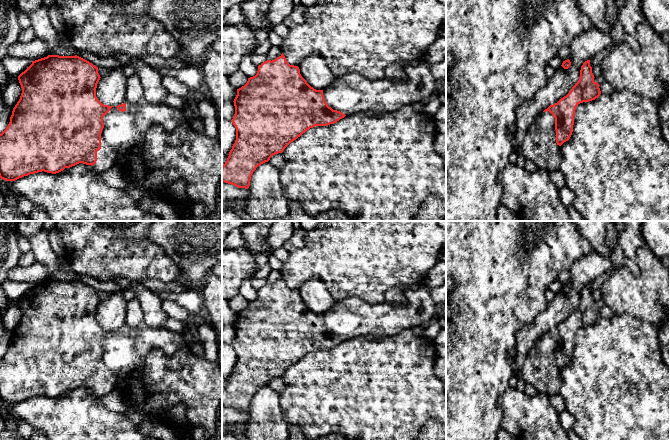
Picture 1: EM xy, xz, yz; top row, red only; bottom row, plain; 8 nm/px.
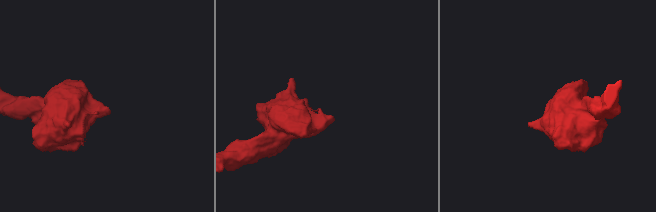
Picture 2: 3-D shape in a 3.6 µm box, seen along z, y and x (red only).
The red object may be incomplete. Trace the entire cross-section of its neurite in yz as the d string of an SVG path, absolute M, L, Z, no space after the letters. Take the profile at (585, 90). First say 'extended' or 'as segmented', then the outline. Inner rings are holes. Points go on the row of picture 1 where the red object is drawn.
extended; M587 60L581 66L578 82L569 93L545 109L530 126L521 146L526 159L548 172L560 169L561 145L572 135L576 107L601 94L600 85L594 78L590 60Z

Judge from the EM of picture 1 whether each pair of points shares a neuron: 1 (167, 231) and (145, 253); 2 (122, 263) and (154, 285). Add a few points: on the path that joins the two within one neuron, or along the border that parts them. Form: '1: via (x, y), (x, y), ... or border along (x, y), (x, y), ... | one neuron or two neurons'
1: border along (147, 231), (147, 237), (156, 243), (171, 259) | two neurons
2: border along (122, 277), (133, 281), (159, 279), (168, 283) | two neurons

